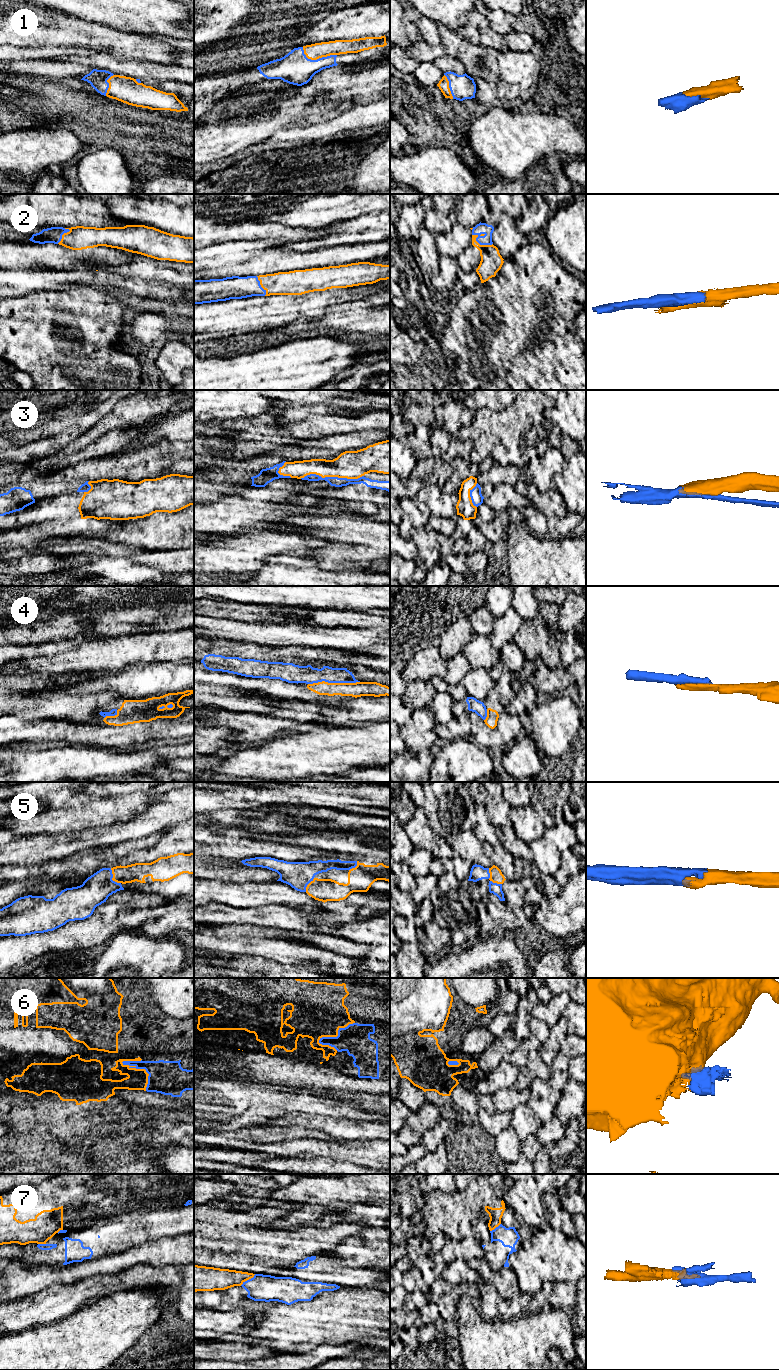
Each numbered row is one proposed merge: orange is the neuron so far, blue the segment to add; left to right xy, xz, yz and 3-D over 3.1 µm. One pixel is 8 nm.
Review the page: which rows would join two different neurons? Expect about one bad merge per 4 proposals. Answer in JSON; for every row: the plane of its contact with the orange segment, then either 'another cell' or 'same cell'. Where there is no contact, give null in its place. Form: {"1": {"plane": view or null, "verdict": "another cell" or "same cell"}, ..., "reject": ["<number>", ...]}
{"1": {"plane": "xz", "verdict": "same cell"}, "2": {"plane": "yz", "verdict": "same cell"}, "3": {"plane": "xz", "verdict": "same cell"}, "4": {"plane": "xz", "verdict": "another cell"}, "5": {"plane": "xy", "verdict": "same cell"}, "6": {"plane": "xy", "verdict": "another cell"}, "7": {"plane": "xz", "verdict": "another cell"}, "reject": ["4", "6", "7"]}

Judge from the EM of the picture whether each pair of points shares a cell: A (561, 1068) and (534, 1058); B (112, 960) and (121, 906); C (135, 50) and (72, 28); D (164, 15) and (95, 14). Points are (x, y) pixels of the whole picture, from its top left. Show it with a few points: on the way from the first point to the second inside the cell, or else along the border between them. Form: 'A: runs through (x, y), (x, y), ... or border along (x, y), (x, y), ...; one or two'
A: border along (550, 1066), (550, 1077), (547, 1080); two
B: border along (122, 927), (107, 942); two
C: runs through (119, 43), (106, 37), (88, 35); one
D: runs through (147, 15), (112, 14); one

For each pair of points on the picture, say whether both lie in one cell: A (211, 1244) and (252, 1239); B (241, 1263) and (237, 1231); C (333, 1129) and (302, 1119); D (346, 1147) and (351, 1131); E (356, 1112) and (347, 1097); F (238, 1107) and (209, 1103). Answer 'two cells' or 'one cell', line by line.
A: one cell
B: two cells
C: one cell
D: two cells
E: two cells
F: one cell

